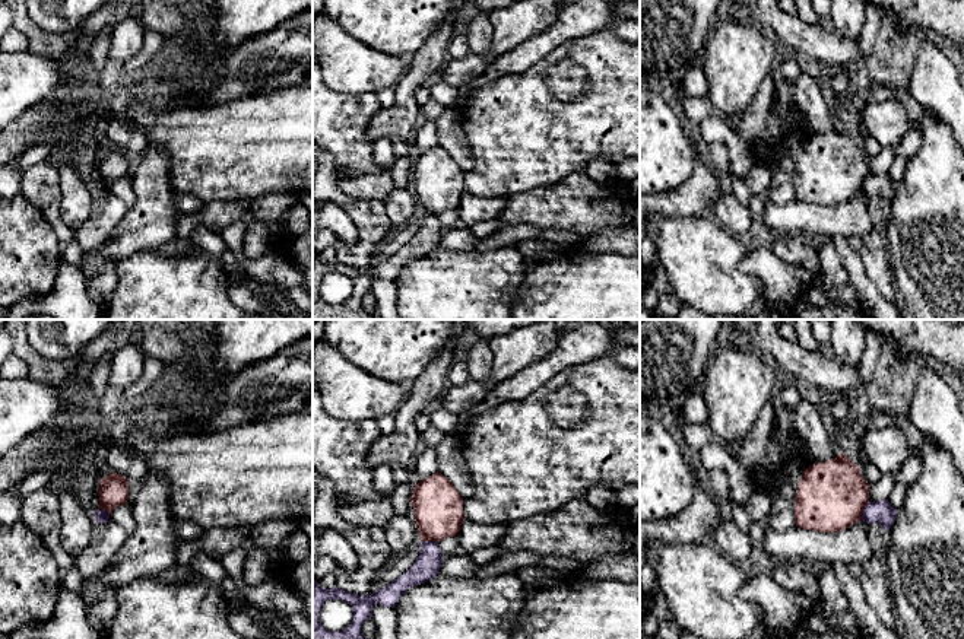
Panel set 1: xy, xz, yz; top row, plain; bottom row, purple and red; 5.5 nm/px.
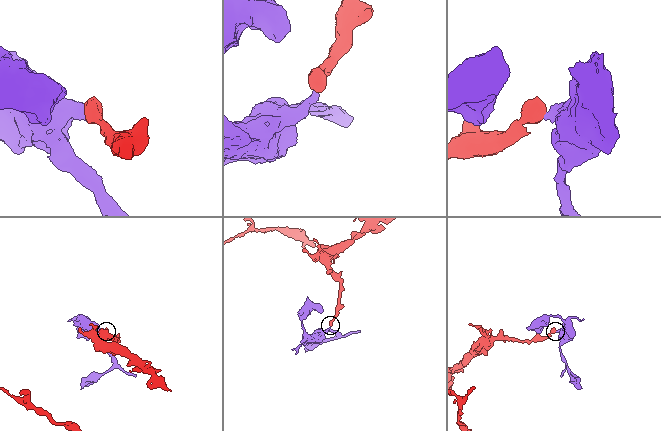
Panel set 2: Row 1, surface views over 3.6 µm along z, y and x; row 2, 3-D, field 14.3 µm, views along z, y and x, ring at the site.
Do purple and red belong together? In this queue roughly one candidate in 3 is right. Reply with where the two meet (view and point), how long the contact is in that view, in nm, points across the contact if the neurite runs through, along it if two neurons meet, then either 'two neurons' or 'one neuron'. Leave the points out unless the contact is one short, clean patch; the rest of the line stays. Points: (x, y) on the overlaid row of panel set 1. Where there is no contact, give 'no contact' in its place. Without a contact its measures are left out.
meets purple in yz at (863, 511); contact 120 nm long; border along yz (869, 501), (861, 520); two neurons

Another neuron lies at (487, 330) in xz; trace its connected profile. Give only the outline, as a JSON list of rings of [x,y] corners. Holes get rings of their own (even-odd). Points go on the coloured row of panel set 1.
[[[463,320],[463,333],[473,333],[479,341],[489,343],[495,337],[508,334],[520,327],[549,320]]]

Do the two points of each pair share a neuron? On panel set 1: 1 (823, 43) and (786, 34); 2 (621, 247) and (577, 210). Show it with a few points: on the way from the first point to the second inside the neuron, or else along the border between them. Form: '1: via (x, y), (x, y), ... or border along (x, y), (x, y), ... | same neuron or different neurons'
1: via (814, 43), (795, 34) | same neuron
2: border along (611, 229), (603, 229), (587, 238) | different neurons

